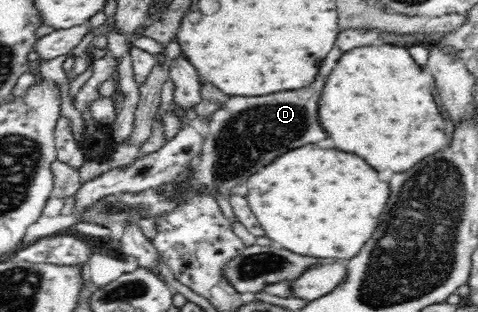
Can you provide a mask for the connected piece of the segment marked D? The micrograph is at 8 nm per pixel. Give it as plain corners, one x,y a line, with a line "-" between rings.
362,29
340,32
336,46
324,60
324,66
320,66
316,82
312,82
312,86
306,86
304,90
290,90
288,94
272,93
263,97
229,97
228,102
211,116
200,156
191,166
194,173
187,179
186,190
202,188
214,199
218,194
229,199
233,188
245,184
249,176
256,174
262,166
274,162
280,154
304,144
326,140
328,136
318,122
318,100
332,66
340,60
340,54
356,47
377,44
378,37
376,31

